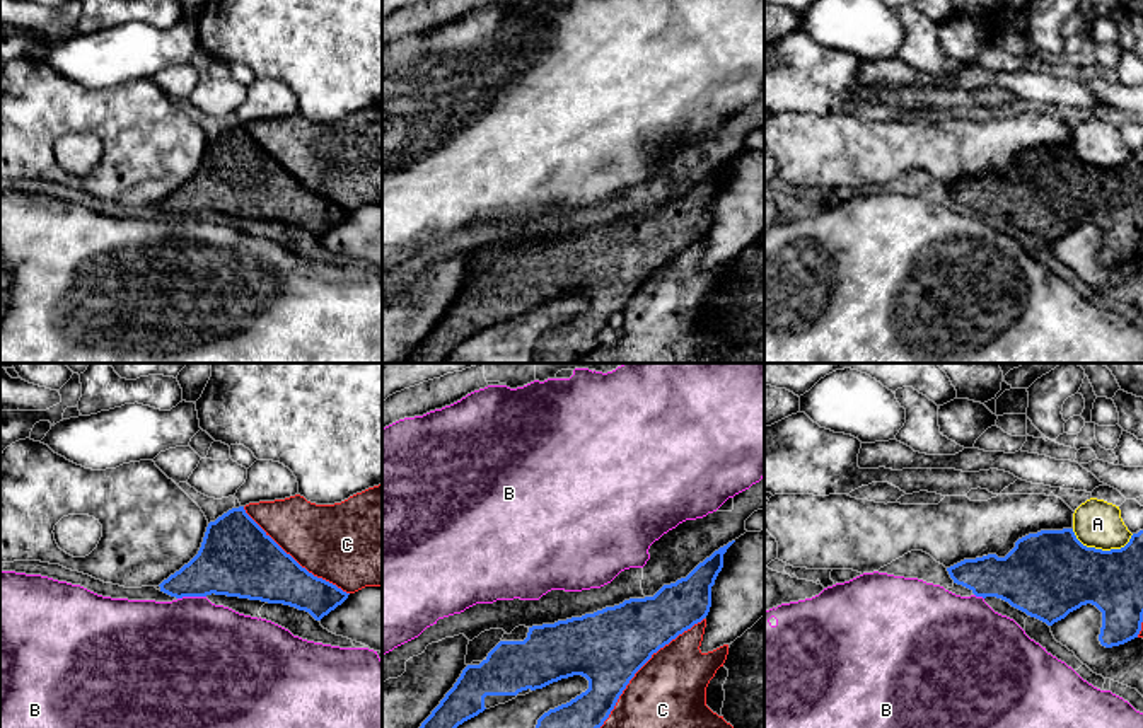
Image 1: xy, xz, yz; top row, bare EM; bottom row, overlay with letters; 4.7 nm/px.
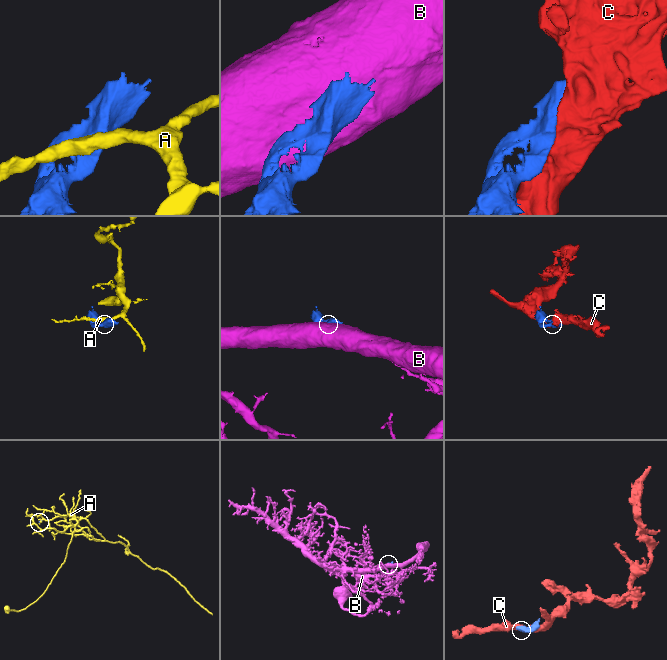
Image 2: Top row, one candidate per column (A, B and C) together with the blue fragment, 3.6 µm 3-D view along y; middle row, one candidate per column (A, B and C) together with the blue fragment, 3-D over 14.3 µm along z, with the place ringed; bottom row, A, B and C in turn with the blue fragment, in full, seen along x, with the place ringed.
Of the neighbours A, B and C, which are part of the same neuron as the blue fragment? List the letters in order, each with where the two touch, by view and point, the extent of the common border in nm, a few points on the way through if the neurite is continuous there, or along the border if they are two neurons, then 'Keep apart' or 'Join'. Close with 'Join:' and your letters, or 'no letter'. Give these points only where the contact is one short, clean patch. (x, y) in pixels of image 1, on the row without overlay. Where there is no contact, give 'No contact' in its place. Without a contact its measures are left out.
A: Touches blue at yz (1101, 167). Shared border 300 nm. Keep apart
B: Touches blue at xy (191, 213). Shared border 140 nm. Boundary: xy (205, 213), (183, 213), (178, 217). Keep apart
C: Touches blue at xz (633, 294). Shared border 850 nm. Keep apart
Join: no letter

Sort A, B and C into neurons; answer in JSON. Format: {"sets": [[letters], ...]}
{"sets": [["A"], ["B"], ["C"]]}

